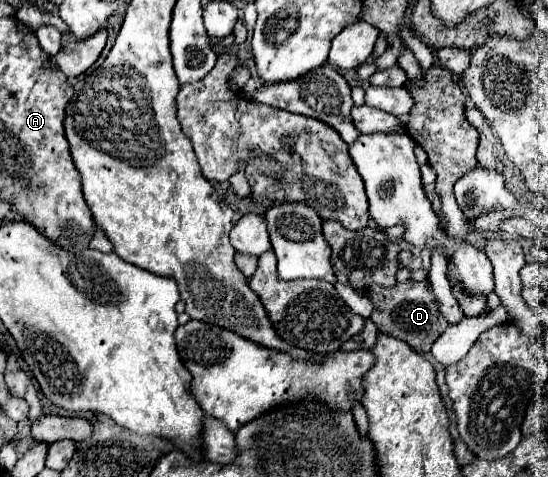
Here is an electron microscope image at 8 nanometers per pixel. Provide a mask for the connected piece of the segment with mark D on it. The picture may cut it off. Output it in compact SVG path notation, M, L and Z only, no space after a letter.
M428 279L398 283L390 289L380 287L380 285L372 285L370 289L366 289L366 295L374 303L374 311L372 311L370 319L374 321L378 331L406 341L418 353L430 353L438 335L450 325L446 321L446 317L440 313L440 305L434 297L434 291L432 291Z

